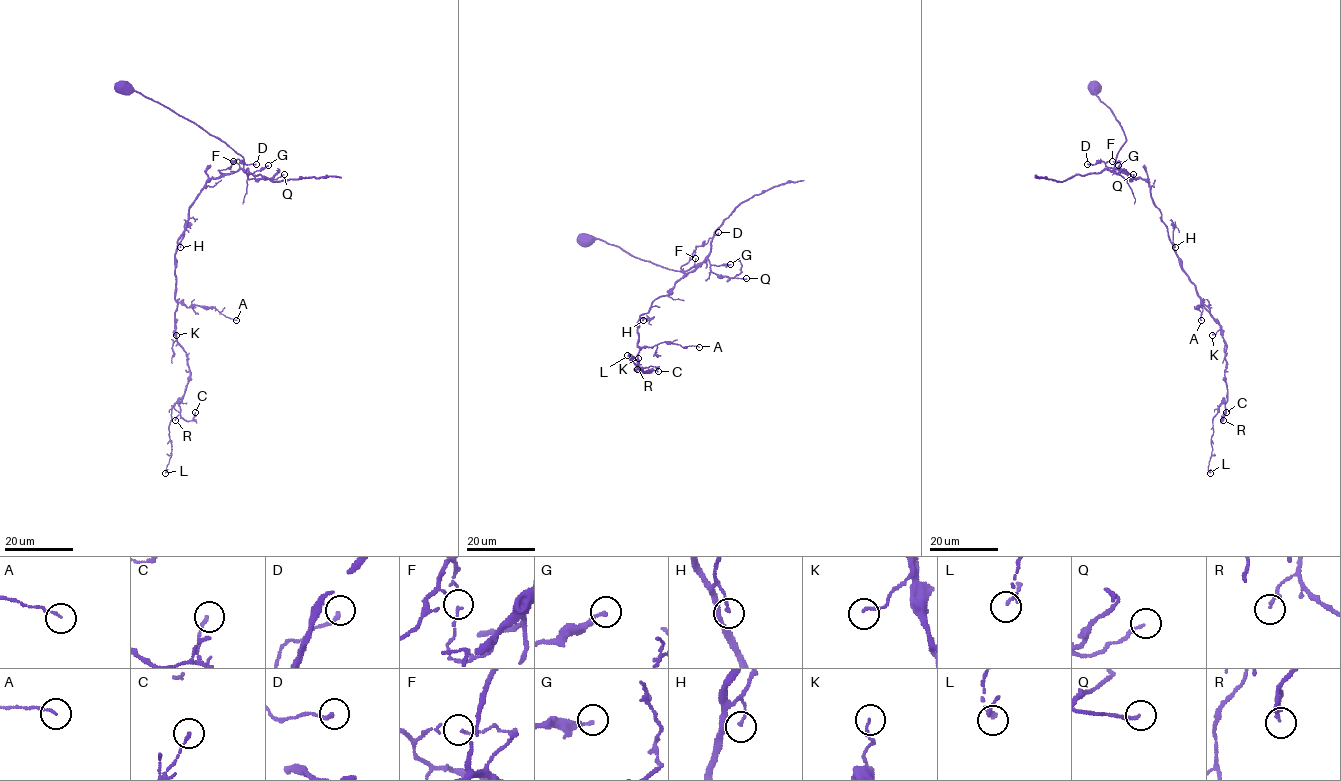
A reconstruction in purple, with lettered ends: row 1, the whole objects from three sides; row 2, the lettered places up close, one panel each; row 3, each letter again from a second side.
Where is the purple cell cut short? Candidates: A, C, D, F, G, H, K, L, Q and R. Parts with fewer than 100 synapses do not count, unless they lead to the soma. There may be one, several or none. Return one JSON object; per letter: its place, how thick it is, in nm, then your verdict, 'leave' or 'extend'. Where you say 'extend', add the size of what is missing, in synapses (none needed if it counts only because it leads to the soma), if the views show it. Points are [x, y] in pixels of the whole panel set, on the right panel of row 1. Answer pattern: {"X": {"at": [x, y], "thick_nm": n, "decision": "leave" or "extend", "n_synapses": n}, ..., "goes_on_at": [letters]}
{"A": {"at": [1201, 320], "thick_nm": 100, "decision": "leave"}, "C": {"at": [1226, 412], "thick_nm": 130, "decision": "leave"}, "D": {"at": [1087, 164], "thick_nm": 190, "decision": "leave"}, "F": {"at": [1112, 161], "thick_nm": 80, "decision": "leave"}, "G": {"at": [1118, 165], "thick_nm": 200, "decision": "leave"}, "H": {"at": [1175, 247], "thick_nm": 110, "decision": "leave"}, "K": {"at": [1212, 335], "thick_nm": 110, "decision": "leave"}, "L": {"at": [1210, 473], "thick_nm": 130, "decision": "leave"}, "Q": {"at": [1133, 174], "thick_nm": 160, "decision": "leave"}, "R": {"at": [1223, 420], "thick_nm": 160, "decision": "leave"}, "goes_on_at": []}

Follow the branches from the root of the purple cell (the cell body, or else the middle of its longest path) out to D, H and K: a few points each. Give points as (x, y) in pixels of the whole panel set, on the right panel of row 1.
D: (1094, 89), (1124, 130), (1125, 141), (1114, 167), (1128, 173), (1107, 167), (1100, 159), (1087, 164)
H: (1094, 89), (1125, 136), (1114, 167), (1148, 183), (1153, 203), (1160, 212), (1175, 247)
K: (1094, 89), (1125, 136), (1114, 167), (1148, 183), (1181, 268), (1220, 326), (1212, 335)

